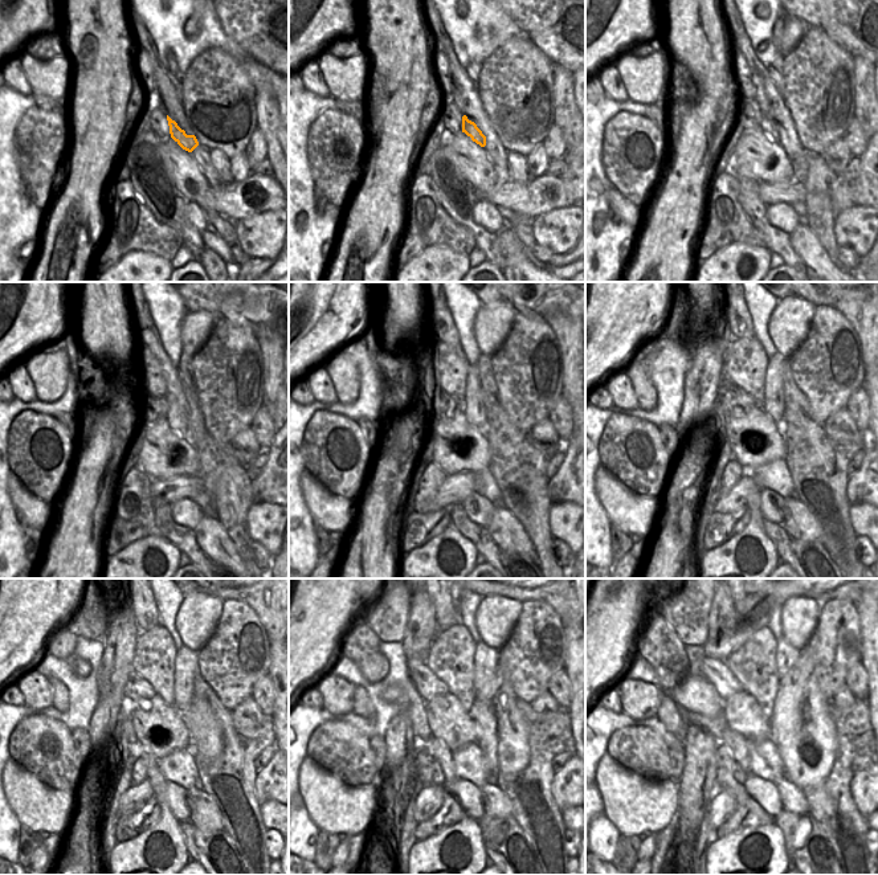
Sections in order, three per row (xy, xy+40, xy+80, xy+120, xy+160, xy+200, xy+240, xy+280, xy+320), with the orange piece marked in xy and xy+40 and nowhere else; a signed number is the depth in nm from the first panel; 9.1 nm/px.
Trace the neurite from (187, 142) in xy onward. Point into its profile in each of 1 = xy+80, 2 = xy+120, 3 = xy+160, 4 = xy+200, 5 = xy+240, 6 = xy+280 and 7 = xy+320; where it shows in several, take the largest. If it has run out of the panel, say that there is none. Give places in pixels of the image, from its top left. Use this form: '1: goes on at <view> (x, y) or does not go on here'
1: goes on at xy+80 (768, 127)
2: goes on at xy+120 (178, 418)
3: goes on at xy+160 (476, 412)
4: goes on at xy+200 (774, 403)
5: goes on at xy+240 (186, 663)
6: goes on at xy+280 (485, 662)
7: goes on at xy+320 (785, 655)

